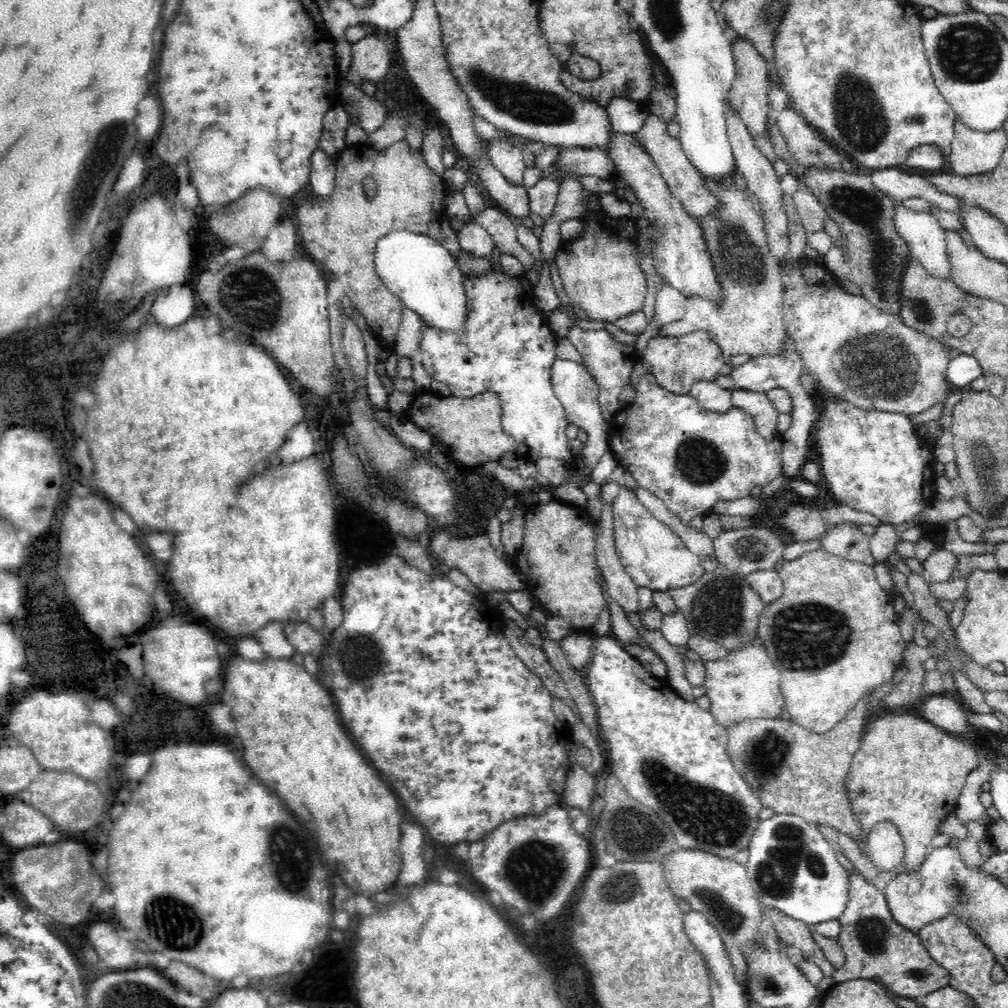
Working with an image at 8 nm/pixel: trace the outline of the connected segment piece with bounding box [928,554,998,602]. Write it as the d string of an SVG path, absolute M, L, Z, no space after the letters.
M982 554L982 556L958 556L958 570L960 570L960 580L954 582L944 582L944 584L928 584L932 594L942 600L956 602L960 594L966 588L964 578L972 574L974 570L986 570L986 572L998 572L998 562L994 554Z

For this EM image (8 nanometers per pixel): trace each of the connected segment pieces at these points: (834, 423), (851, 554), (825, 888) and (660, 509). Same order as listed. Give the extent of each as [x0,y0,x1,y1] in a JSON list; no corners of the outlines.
[[812,394,934,524],[820,522,876,566],[746,814,852,926],[634,488,716,558]]

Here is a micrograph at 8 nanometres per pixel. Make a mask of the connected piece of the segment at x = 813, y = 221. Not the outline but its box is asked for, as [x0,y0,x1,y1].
[794,182,832,234]

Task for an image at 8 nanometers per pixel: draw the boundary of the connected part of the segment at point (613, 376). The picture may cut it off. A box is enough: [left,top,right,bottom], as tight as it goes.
[568,326,642,422]

